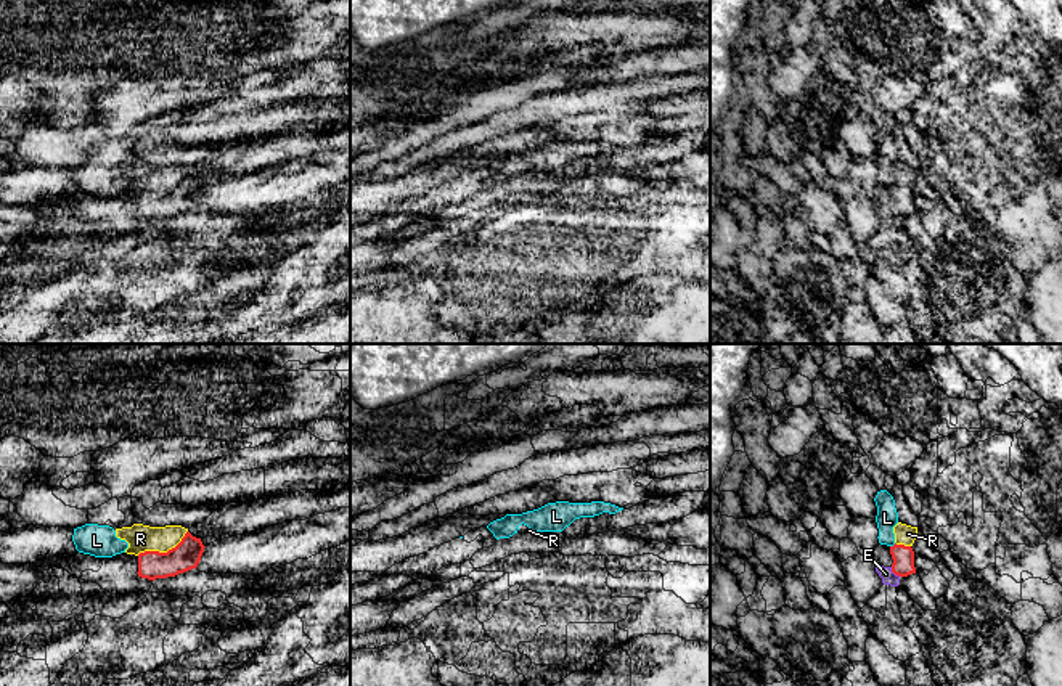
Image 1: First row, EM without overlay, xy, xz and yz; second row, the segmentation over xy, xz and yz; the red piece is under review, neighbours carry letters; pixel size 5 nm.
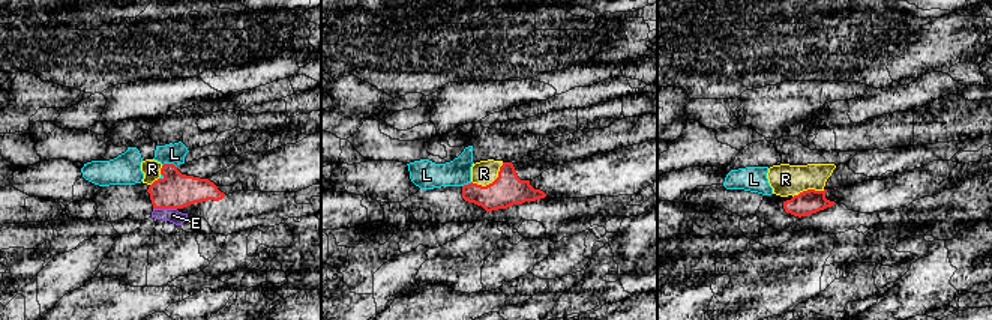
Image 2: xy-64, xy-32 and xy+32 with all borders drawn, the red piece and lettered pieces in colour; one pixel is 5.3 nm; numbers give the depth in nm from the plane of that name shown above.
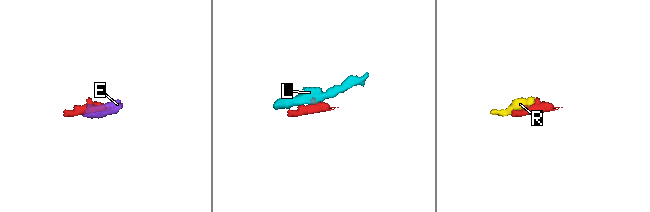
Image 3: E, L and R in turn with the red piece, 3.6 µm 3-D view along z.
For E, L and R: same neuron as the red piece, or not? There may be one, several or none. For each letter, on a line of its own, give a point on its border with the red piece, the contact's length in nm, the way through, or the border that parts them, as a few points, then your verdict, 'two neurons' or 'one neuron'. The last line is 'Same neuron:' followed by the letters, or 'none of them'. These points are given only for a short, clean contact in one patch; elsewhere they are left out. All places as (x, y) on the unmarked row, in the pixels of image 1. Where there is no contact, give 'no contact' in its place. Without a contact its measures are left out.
E: contact yz (894, 212); length 70 nm; border yz (890, 208), (898, 217); two neurons
L: contact yz (894, 185); length 40 nm; border yz (895, 183), (890, 187); two neurons
R: contact xy (163, 193); length 280 nm; way xy (151, 204), (163, 193), (140, 179); one neuron
Same neuron: R

